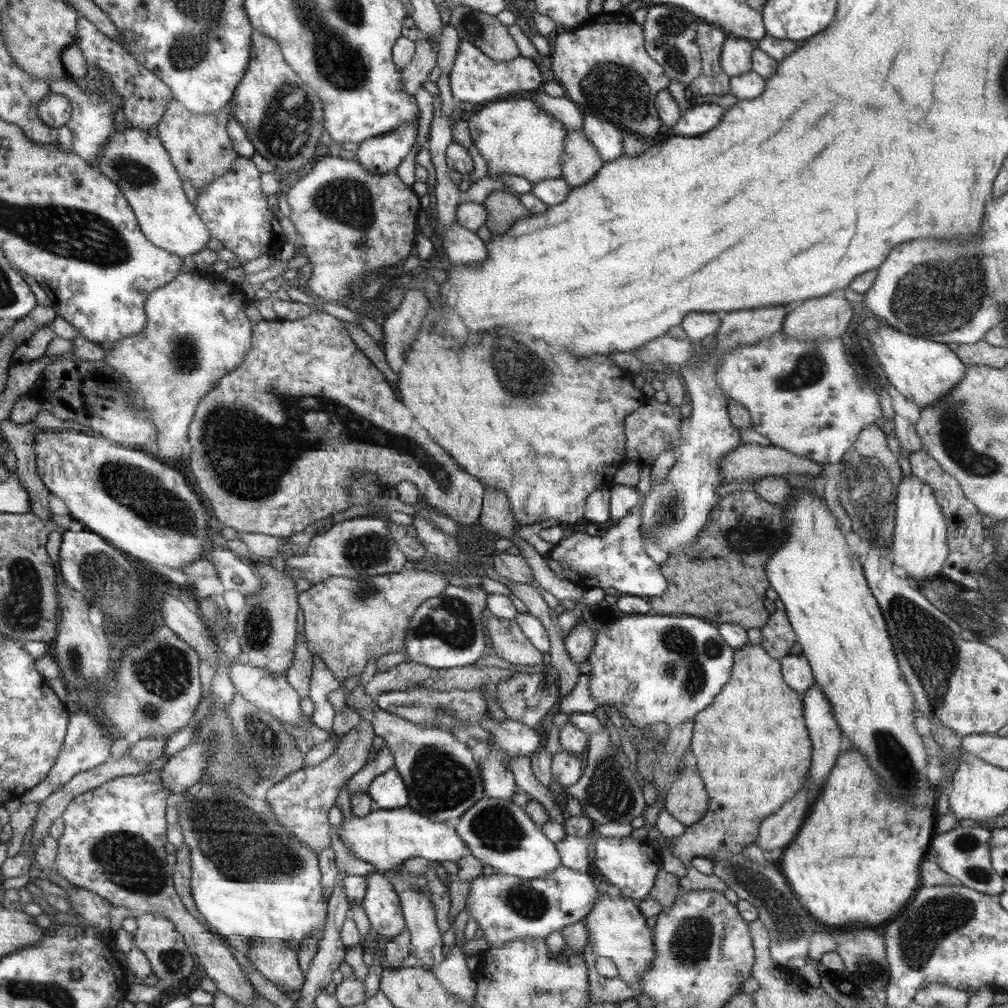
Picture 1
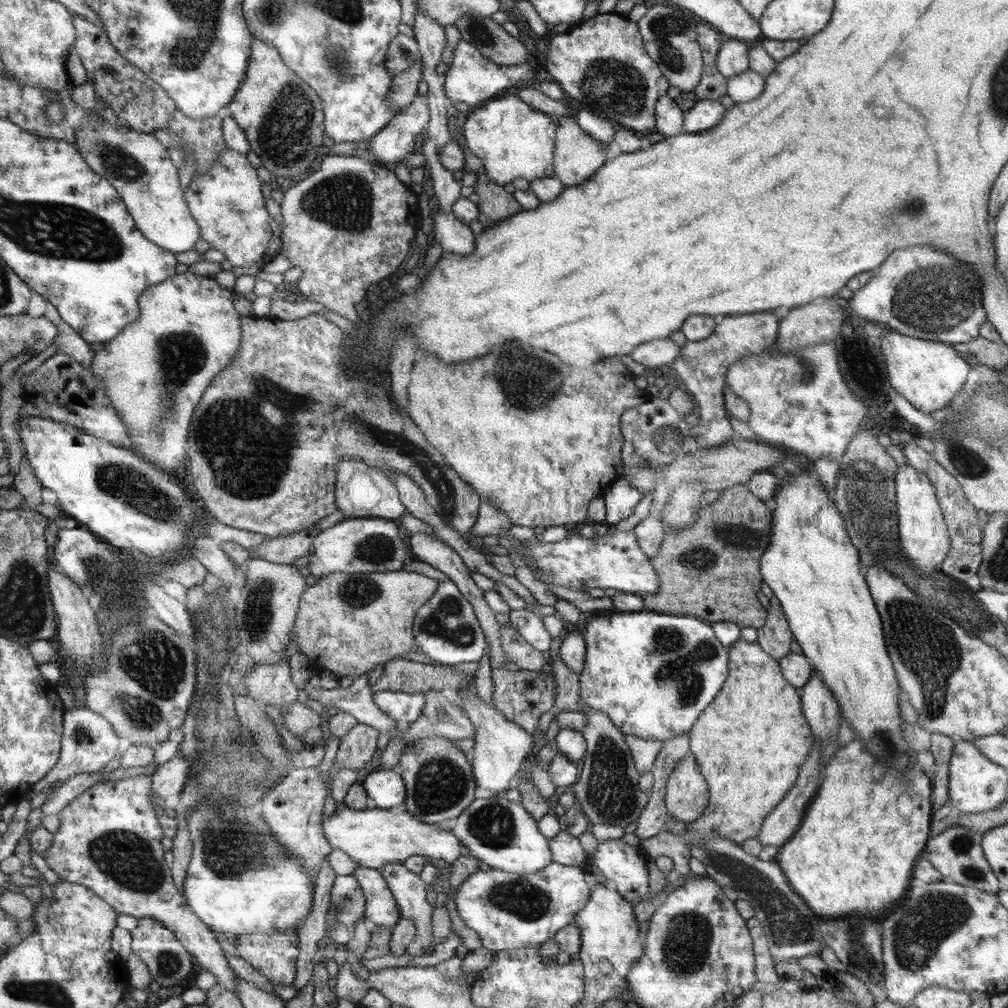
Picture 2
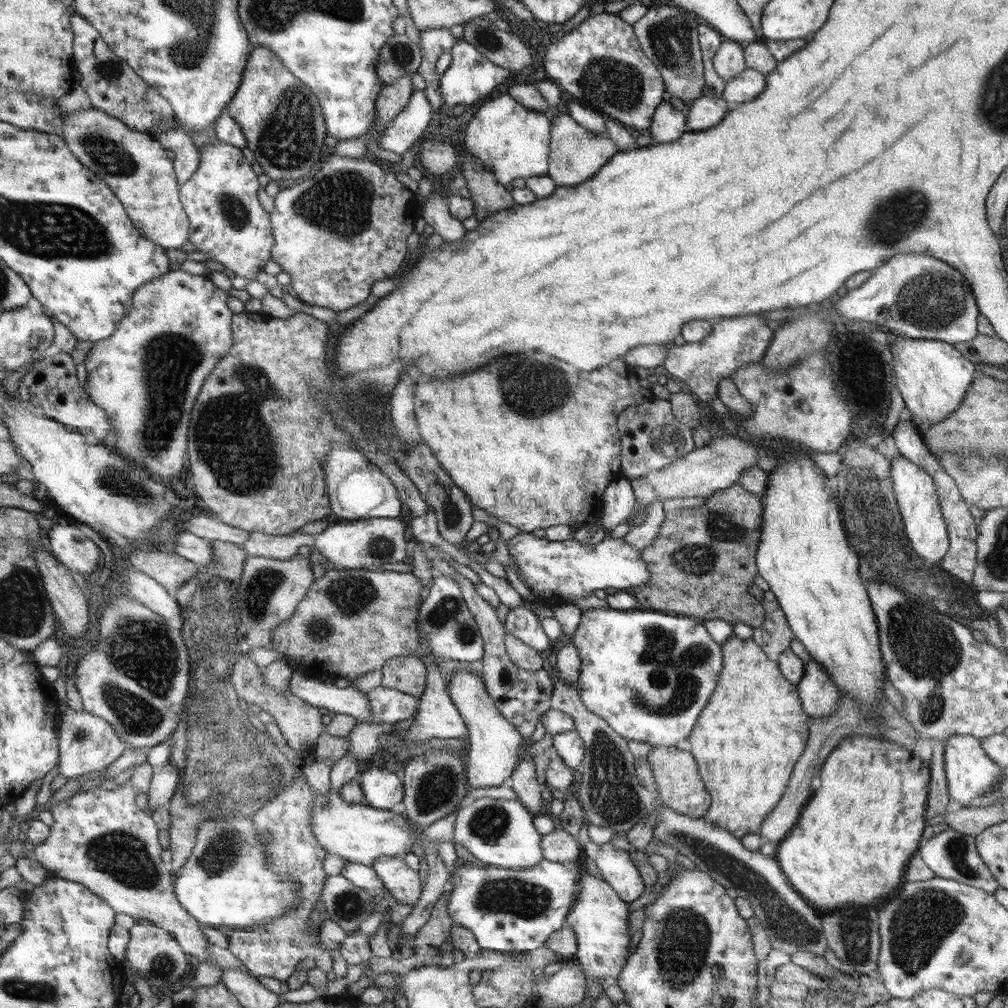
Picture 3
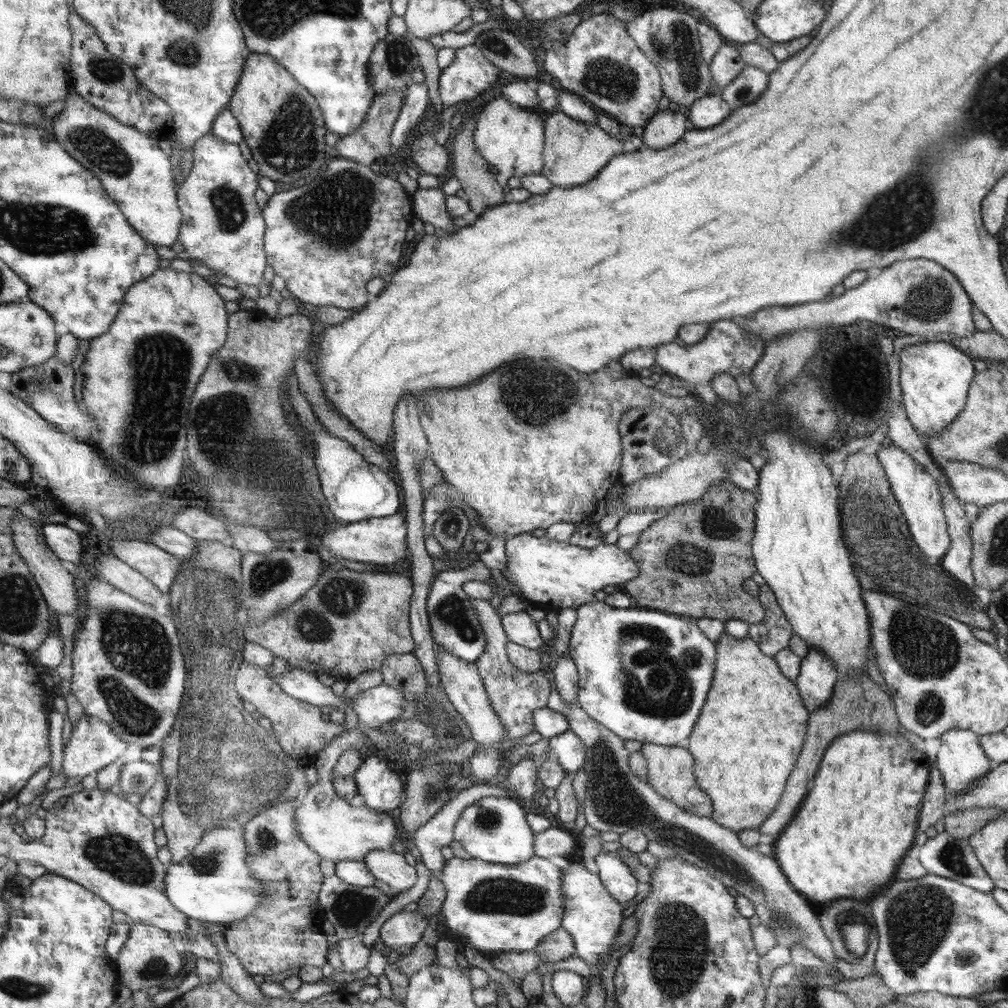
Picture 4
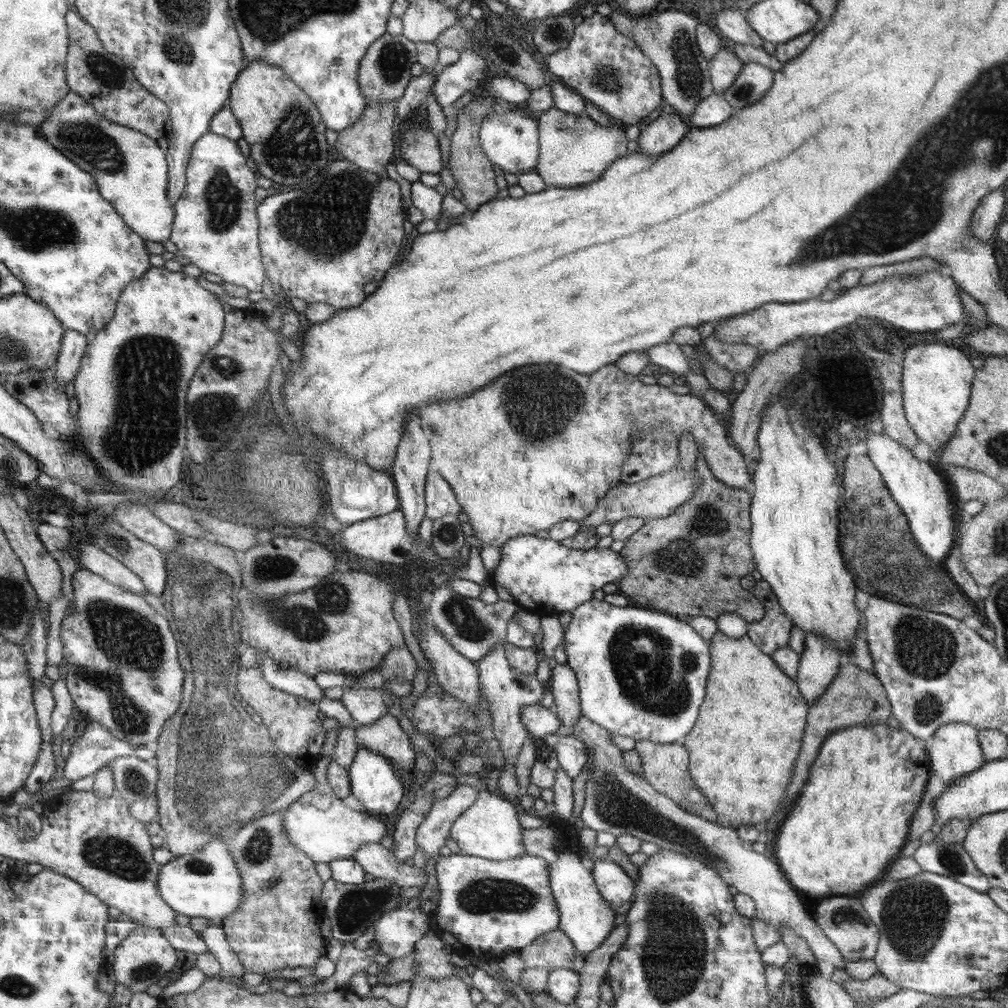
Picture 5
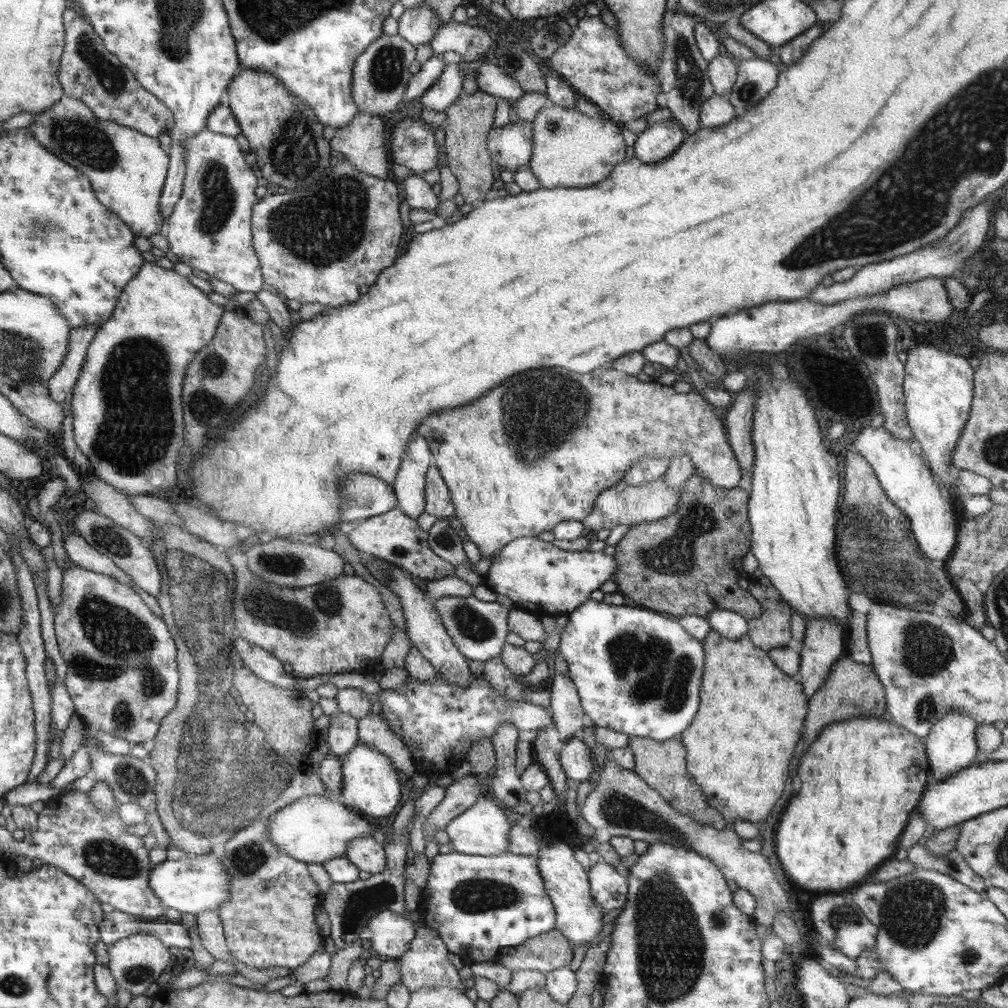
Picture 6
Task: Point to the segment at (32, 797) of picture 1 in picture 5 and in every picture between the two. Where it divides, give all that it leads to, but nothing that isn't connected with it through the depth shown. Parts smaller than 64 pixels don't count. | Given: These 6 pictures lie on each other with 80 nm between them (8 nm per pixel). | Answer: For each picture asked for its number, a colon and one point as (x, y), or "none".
2: (89, 742)
3: (87, 743)
4: (93, 746)
5: (91, 749)

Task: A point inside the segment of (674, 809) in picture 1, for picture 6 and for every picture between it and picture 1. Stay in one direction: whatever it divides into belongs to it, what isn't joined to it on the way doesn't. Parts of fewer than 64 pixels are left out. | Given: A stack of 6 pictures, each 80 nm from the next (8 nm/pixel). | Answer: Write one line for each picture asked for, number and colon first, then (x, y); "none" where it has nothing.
2: (686, 797)
3: (677, 779)
4: (671, 768)
5: (666, 766)
6: (663, 764)

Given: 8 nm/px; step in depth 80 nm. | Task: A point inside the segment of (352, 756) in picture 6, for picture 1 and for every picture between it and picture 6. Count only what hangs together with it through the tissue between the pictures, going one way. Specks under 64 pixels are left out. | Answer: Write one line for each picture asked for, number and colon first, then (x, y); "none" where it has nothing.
1: (387, 791)
2: (385, 788)
3: (382, 789)
4: (379, 786)
5: (373, 782)

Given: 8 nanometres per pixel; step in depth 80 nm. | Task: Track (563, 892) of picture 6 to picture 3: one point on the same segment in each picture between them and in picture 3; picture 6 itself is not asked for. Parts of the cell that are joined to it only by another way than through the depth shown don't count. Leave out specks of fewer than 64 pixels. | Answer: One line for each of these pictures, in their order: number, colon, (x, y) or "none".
3: (599, 918)
4: (593, 917)
5: (586, 918)

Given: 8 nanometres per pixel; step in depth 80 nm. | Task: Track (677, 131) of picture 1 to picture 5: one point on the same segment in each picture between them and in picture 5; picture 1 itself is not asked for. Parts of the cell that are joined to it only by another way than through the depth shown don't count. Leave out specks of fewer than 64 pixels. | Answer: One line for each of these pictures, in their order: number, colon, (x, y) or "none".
2: (705, 114)
3: (703, 113)
4: (712, 110)
5: (714, 110)

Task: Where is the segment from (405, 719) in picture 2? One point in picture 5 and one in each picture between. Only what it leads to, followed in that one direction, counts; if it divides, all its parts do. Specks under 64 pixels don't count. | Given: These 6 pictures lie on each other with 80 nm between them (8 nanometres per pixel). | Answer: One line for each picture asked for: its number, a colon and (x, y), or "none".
3: (386, 705)
4: (382, 704)
5: (365, 705)

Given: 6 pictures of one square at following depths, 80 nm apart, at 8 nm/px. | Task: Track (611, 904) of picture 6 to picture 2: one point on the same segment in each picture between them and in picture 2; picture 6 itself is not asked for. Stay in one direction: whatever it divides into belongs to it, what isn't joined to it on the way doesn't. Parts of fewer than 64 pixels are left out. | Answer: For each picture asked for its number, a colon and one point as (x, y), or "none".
2: (625, 865)
3: (615, 866)
4: (622, 884)
5: (616, 887)

